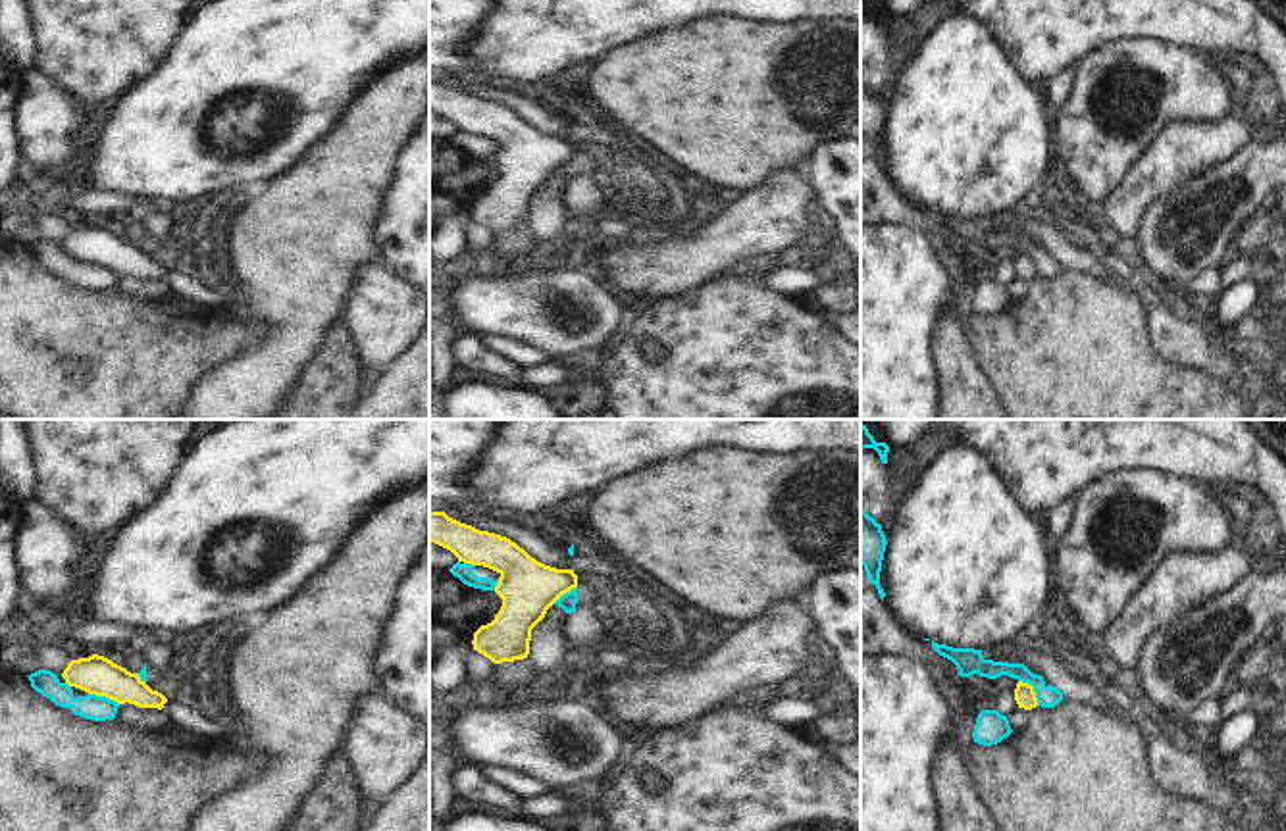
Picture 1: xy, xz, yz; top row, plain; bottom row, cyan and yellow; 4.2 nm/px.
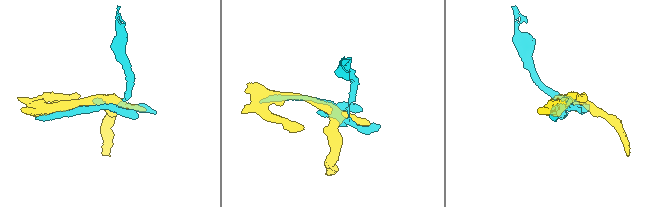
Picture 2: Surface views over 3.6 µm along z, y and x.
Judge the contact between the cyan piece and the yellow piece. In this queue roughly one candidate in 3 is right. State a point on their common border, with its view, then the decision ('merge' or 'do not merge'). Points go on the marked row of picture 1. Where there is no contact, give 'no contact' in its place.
contact yz (1034, 689); do not merge

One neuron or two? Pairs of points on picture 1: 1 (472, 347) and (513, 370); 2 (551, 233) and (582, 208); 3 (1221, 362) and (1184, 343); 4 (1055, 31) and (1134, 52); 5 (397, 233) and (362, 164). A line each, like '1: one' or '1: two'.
1: one
2: two
3: one
4: two
5: two

